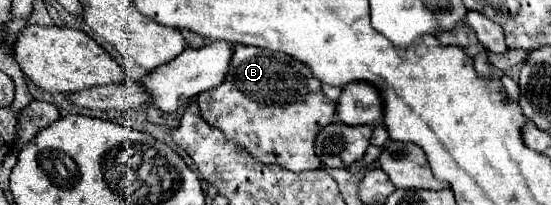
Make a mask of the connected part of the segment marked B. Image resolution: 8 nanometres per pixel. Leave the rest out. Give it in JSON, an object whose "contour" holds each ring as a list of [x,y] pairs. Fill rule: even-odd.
{"contour":[[[237,44],[231,58],[231,70],[225,82],[213,90],[199,94],[197,104],[201,108],[203,120],[209,126],[219,128],[235,148],[245,150],[253,160],[261,164],[279,164],[291,172],[323,168],[323,162],[319,162],[315,154],[315,138],[321,128],[335,120],[337,104],[323,94],[321,82],[313,76],[307,64],[285,56],[283,52]]]}

